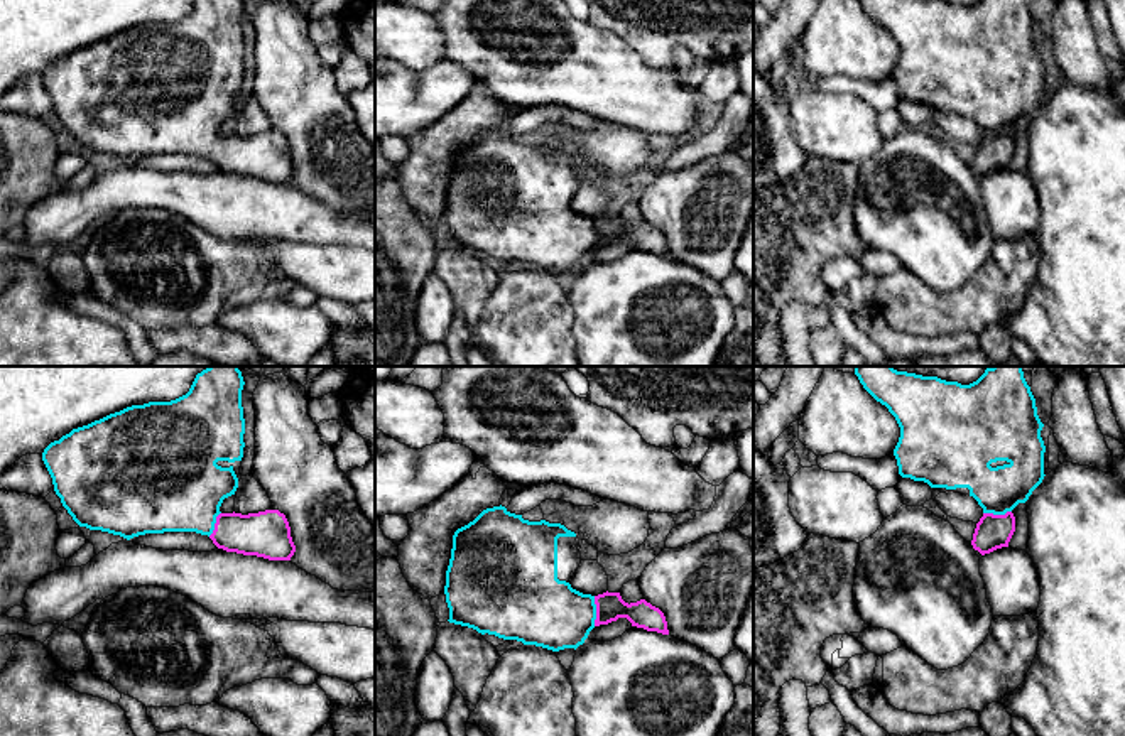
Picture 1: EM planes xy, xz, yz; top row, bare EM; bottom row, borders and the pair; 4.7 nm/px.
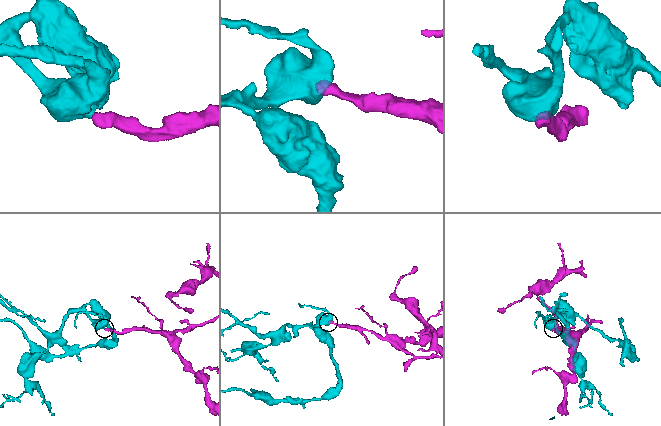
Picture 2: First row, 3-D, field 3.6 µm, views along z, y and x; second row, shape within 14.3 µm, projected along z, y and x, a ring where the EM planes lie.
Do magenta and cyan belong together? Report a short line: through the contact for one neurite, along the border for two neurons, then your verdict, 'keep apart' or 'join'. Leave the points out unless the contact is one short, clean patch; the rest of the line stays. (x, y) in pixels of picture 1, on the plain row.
line xz (610, 228), (597, 233), (544, 233); join

